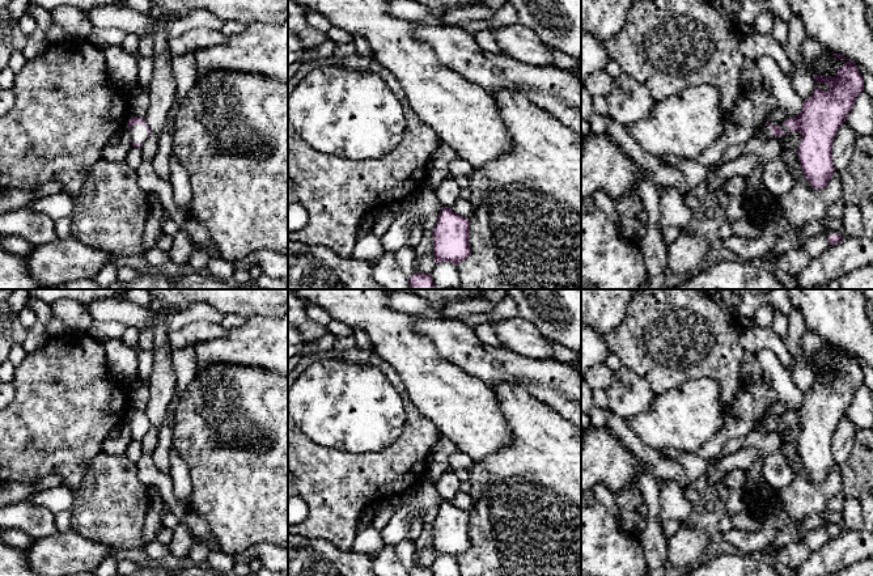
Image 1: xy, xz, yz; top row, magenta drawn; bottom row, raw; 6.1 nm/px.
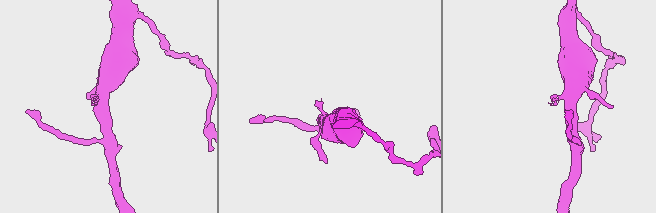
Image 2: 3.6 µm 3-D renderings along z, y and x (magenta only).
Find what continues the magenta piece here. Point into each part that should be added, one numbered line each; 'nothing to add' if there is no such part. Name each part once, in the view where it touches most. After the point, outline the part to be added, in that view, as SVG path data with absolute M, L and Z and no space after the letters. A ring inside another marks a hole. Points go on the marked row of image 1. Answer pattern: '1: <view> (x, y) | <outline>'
1: xy (138, 132) | M135 124L130 130L130 136L134 144L144 143L148 137L147 124Z

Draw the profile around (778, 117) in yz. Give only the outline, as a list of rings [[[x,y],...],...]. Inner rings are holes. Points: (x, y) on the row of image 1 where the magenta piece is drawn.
[[[777,105],[770,114],[767,122],[774,126],[783,126],[783,123],[788,119],[785,111]]]

